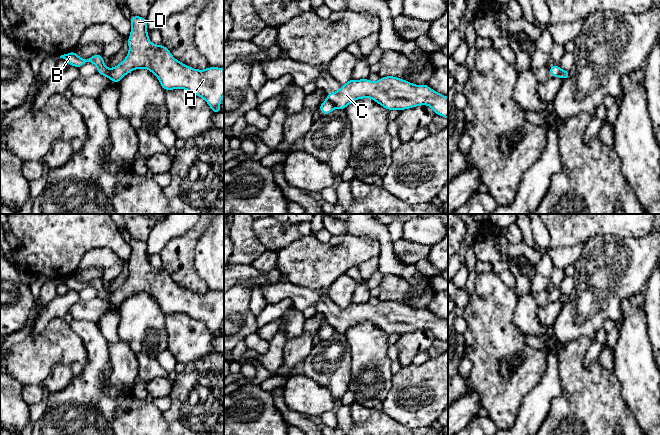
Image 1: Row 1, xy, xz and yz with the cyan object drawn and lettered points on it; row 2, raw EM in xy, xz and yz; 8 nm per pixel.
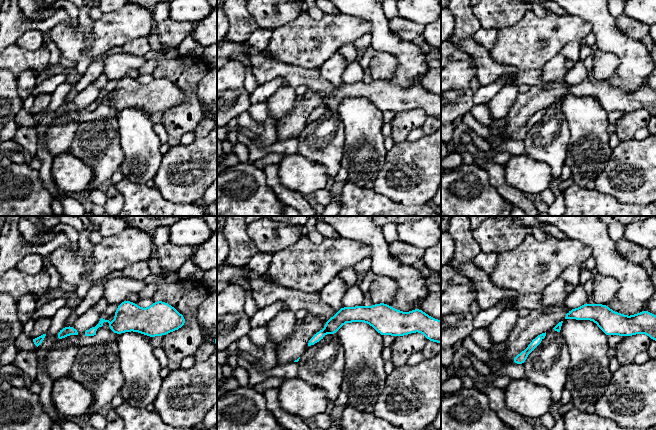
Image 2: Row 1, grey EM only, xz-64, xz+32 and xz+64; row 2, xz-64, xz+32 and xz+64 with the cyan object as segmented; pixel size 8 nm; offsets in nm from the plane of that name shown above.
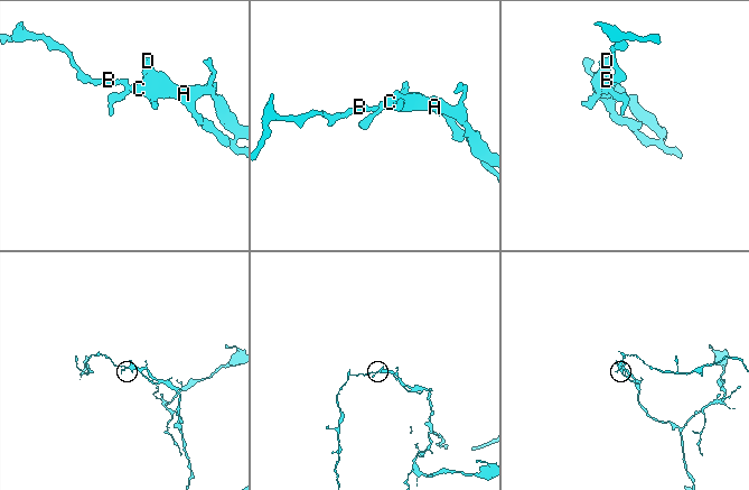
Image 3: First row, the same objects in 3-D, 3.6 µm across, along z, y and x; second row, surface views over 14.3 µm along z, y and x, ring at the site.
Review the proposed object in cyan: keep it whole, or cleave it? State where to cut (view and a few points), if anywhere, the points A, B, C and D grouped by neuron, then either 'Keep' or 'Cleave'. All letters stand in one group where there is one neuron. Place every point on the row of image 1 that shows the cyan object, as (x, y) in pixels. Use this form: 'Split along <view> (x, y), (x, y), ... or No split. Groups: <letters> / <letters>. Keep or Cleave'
Split along xy (105, 68), (108, 76). Groups: A C D / B. Cleave

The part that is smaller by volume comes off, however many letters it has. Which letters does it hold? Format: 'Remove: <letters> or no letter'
Remove: B

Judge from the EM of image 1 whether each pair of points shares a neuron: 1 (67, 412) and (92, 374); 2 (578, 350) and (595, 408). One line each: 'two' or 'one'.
1: one
2: one

